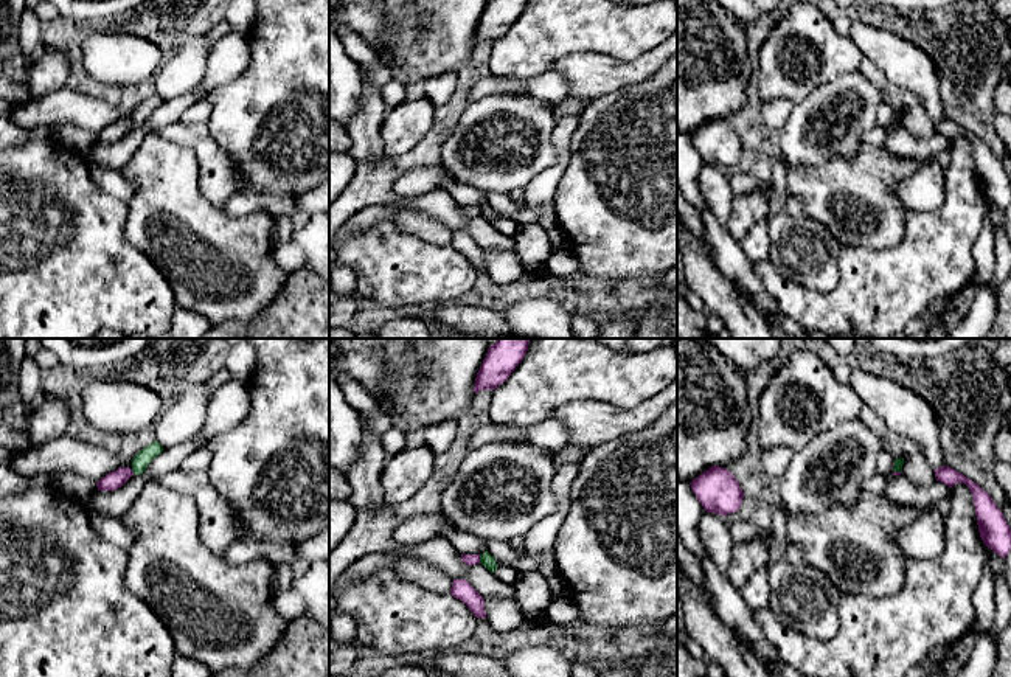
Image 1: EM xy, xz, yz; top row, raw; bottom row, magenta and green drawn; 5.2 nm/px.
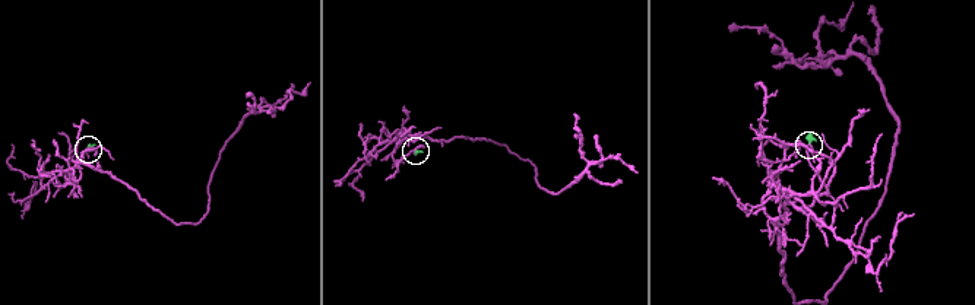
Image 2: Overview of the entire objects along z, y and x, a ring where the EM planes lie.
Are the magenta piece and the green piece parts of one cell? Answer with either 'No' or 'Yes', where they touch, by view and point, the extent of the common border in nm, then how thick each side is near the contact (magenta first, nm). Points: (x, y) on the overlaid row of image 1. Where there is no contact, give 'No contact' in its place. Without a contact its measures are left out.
No. Touches magenta at xz (479, 559). Shared border 50 nm. Thickness 60 nm (magenta) against 70 nm

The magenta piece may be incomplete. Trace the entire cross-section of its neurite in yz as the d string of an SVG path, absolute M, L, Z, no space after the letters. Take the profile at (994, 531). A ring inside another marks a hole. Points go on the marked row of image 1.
M949 466L938 467L933 472L936 481L941 481L949 488L957 483L964 483L969 488L974 498L980 537L988 548L1005 559L1011 551L1011 528L991 495L977 483Z

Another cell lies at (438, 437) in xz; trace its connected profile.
M443 421L432 424L422 432L426 446L429 446L435 455L439 455L452 446L457 436L457 421Z

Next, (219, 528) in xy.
M179 467L157 478L146 472L134 474L115 491L96 489L89 508L98 514L121 519L152 480L194 498L199 508L200 539L213 553L221 556L231 543L238 542L242 525L225 498L211 484L208 470L186 472Z

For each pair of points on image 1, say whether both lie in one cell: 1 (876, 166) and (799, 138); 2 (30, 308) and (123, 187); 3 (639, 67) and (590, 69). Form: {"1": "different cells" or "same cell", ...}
{"1": "different cells", "2": "different cells", "3": "same cell"}

